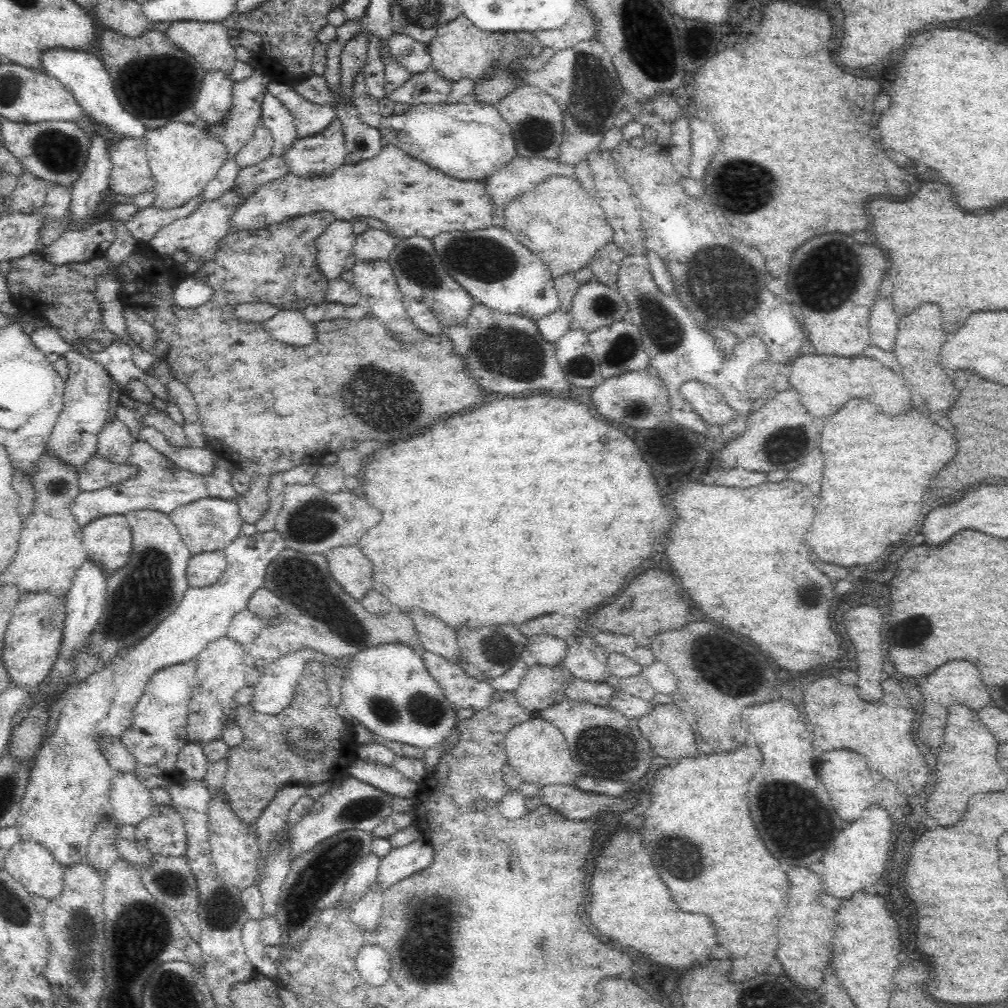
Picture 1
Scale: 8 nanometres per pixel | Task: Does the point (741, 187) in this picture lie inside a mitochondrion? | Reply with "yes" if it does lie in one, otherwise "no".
yes

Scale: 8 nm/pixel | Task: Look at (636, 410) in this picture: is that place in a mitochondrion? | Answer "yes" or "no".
yes

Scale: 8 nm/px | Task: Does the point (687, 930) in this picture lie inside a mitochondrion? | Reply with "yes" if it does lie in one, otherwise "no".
no

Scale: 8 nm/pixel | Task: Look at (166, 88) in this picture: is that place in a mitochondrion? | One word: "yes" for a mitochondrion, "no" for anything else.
yes

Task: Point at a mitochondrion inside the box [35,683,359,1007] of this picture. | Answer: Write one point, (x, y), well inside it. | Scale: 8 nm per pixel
(79, 933)

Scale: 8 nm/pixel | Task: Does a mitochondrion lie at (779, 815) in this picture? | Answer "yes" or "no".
yes

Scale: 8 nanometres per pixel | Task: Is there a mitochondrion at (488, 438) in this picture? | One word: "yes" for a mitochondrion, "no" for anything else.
no

